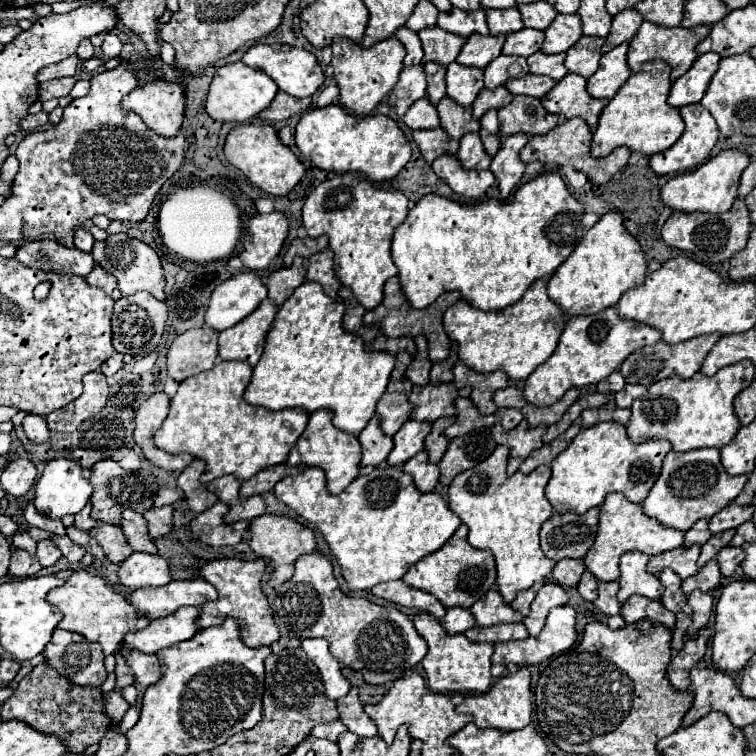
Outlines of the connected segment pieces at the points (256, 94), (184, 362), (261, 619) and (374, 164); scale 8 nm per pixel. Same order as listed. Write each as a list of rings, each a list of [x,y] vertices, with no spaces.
[[[235,62],[215,72],[213,82],[209,86],[205,108],[207,108],[207,114],[219,122],[249,122],[271,104],[277,90],[279,90],[277,84],[265,72],[249,68],[243,62]]]
[[[213,328],[187,330],[173,340],[167,352],[167,376],[181,382],[213,368],[217,356],[217,332]]]
[[[221,558],[221,560],[205,562],[201,566],[199,576],[217,588],[219,600],[207,602],[207,608],[201,608],[201,618],[197,618],[197,626],[203,626],[203,628],[215,626],[215,624],[221,624],[225,616],[231,616],[239,624],[239,634],[241,634],[243,644],[247,644],[249,648],[269,646],[275,640],[279,640],[279,630],[273,622],[273,612],[269,608],[265,594],[261,592],[263,574],[265,574],[265,560],[263,558],[257,558],[257,560]]]
[[[337,104],[309,110],[301,116],[295,134],[297,148],[325,172],[361,172],[373,182],[385,182],[399,174],[411,158],[411,146],[389,116],[353,116]]]

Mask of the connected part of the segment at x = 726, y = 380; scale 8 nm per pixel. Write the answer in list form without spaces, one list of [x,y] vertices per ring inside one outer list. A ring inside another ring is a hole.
[[[751,360],[737,362],[721,368],[717,374],[703,376],[697,372],[689,380],[681,380],[677,376],[655,382],[645,396],[637,398],[631,406],[631,418],[627,428],[627,436],[633,442],[645,442],[649,438],[661,438],[671,442],[675,452],[687,452],[695,448],[723,448],[729,444],[737,430],[739,420],[733,414],[733,398],[747,388],[755,378],[755,366]]]

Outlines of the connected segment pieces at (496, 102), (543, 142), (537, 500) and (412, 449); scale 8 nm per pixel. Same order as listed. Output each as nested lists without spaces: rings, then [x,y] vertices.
[[[499,86],[495,90],[481,90],[477,100],[473,102],[473,120],[479,120],[487,110],[503,108],[513,100],[513,94],[505,86]]]
[[[571,118],[571,120],[563,120],[559,122],[551,132],[543,134],[543,136],[531,136],[527,146],[521,150],[521,160],[525,164],[529,162],[541,162],[541,164],[547,164],[547,166],[571,166],[575,168],[577,172],[583,172],[587,174],[589,182],[593,184],[605,184],[615,172],[619,172],[627,160],[629,160],[629,154],[631,150],[629,148],[615,148],[607,158],[603,160],[597,160],[597,158],[591,158],[589,156],[589,144],[591,144],[591,130],[585,122],[581,122],[581,118]]]
[[[497,446],[495,452],[487,460],[483,460],[475,468],[469,468],[467,472],[461,472],[459,476],[455,476],[453,482],[449,484],[447,504],[449,504],[449,510],[453,510],[461,518],[461,522],[465,522],[469,526],[467,542],[473,548],[493,552],[495,566],[497,566],[497,586],[499,586],[499,592],[501,592],[503,600],[509,604],[515,598],[517,592],[529,590],[535,582],[541,582],[543,578],[547,578],[551,574],[555,562],[545,558],[545,554],[539,548],[539,528],[553,514],[553,508],[547,502],[545,492],[543,492],[547,482],[549,482],[551,468],[549,466],[539,466],[531,474],[517,472],[509,478],[505,474],[507,456],[509,456],[509,448],[507,446]]]
[[[407,420],[401,430],[393,436],[395,446],[391,454],[387,456],[389,466],[401,466],[405,464],[411,456],[423,450],[423,440],[431,432],[431,424],[427,422],[417,422],[417,420]]]

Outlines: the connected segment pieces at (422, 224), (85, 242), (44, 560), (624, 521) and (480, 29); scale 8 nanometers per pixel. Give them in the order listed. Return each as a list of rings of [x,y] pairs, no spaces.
[[[539,174],[523,184],[511,200],[485,200],[479,204],[459,204],[437,194],[423,196],[405,222],[393,234],[391,256],[399,270],[401,290],[413,308],[433,304],[443,292],[457,290],[461,298],[485,312],[497,312],[515,304],[531,282],[551,278],[583,238],[583,208],[571,196],[559,174]]]
[[[77,228],[75,230],[75,248],[83,250],[83,252],[91,252],[93,242],[95,240],[93,240],[93,236],[91,236],[91,232],[87,228]]]
[[[41,540],[41,542],[37,542],[35,558],[43,564],[43,568],[47,568],[47,566],[53,566],[61,558],[61,552],[57,550],[57,546],[51,540]]]
[[[609,494],[599,512],[599,530],[593,546],[589,548],[587,556],[583,558],[585,568],[597,576],[599,582],[611,582],[619,578],[619,558],[627,550],[641,550],[643,554],[655,556],[665,550],[675,550],[683,544],[683,532],[661,526],[655,518],[643,514],[641,504],[629,502],[623,494]]]
[[[453,8],[449,12],[439,12],[437,18],[437,26],[453,32],[457,36],[465,36],[469,38],[471,34],[487,34],[487,22],[485,22],[485,10],[479,8],[475,12],[465,12],[459,8]]]

